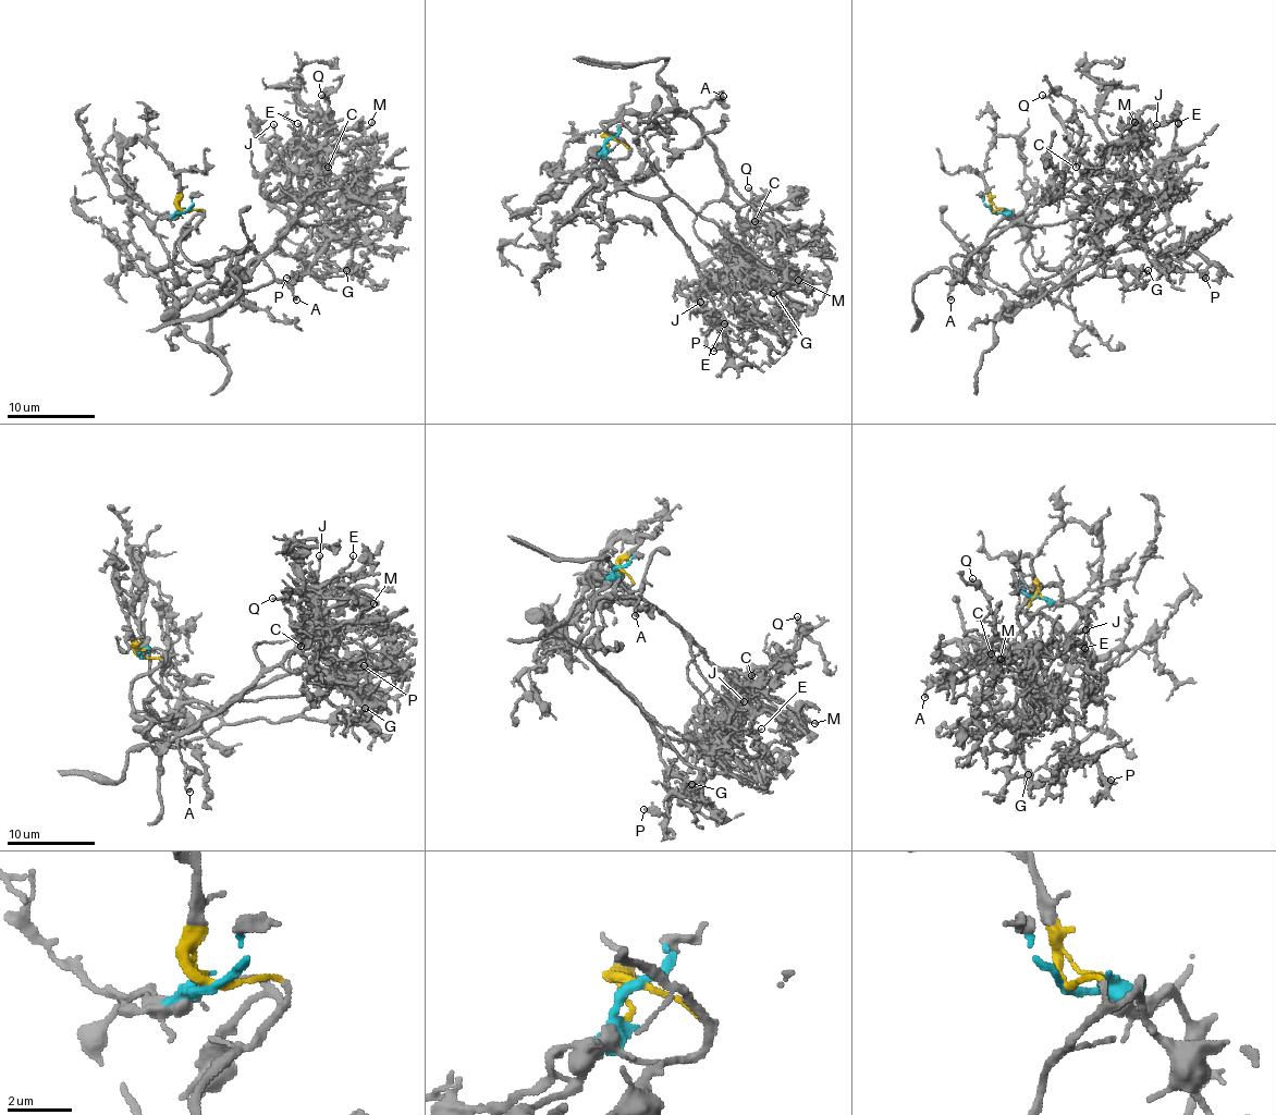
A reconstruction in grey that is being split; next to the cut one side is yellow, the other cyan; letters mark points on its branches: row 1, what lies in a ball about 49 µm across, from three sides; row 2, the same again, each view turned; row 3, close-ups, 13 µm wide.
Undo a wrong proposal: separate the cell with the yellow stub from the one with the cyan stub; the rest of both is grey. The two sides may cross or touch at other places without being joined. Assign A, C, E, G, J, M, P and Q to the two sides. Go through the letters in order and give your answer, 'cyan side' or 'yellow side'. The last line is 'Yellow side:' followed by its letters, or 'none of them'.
A: yellow side
C: yellow side
E: cyan side
G: cyan side
J: cyan side
M: yellow side
P: cyan side
Q: yellow side
Yellow side: A, C, M, Q

